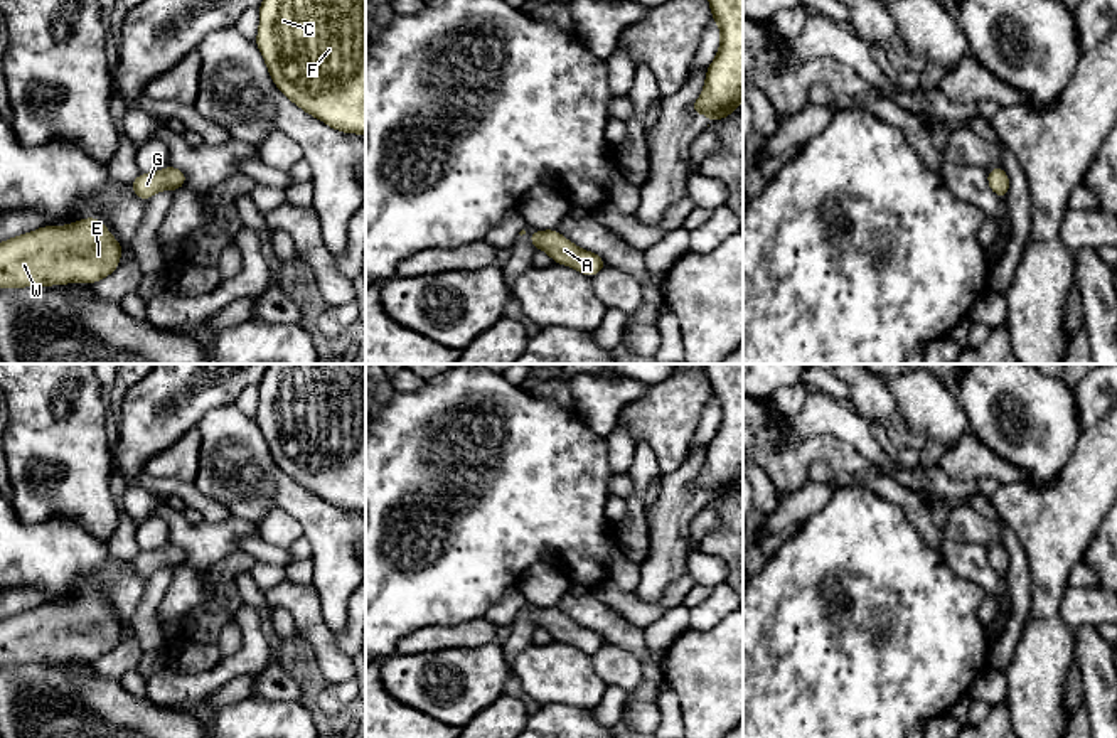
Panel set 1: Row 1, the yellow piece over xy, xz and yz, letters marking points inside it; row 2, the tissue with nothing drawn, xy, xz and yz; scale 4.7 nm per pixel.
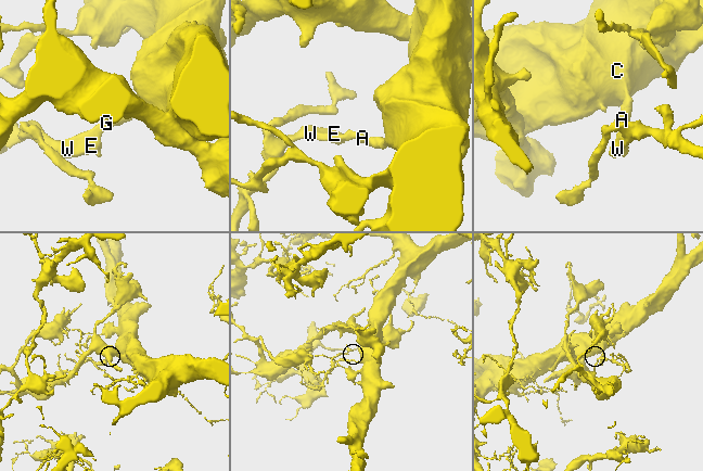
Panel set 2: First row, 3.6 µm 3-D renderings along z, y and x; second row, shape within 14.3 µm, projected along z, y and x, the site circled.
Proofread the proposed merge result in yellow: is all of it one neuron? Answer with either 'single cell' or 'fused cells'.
single cell

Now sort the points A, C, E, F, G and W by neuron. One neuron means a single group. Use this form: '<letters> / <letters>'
A C E F G W

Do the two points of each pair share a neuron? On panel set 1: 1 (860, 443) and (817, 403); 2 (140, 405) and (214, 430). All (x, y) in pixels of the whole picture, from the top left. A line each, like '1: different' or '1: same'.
1: same
2: different

